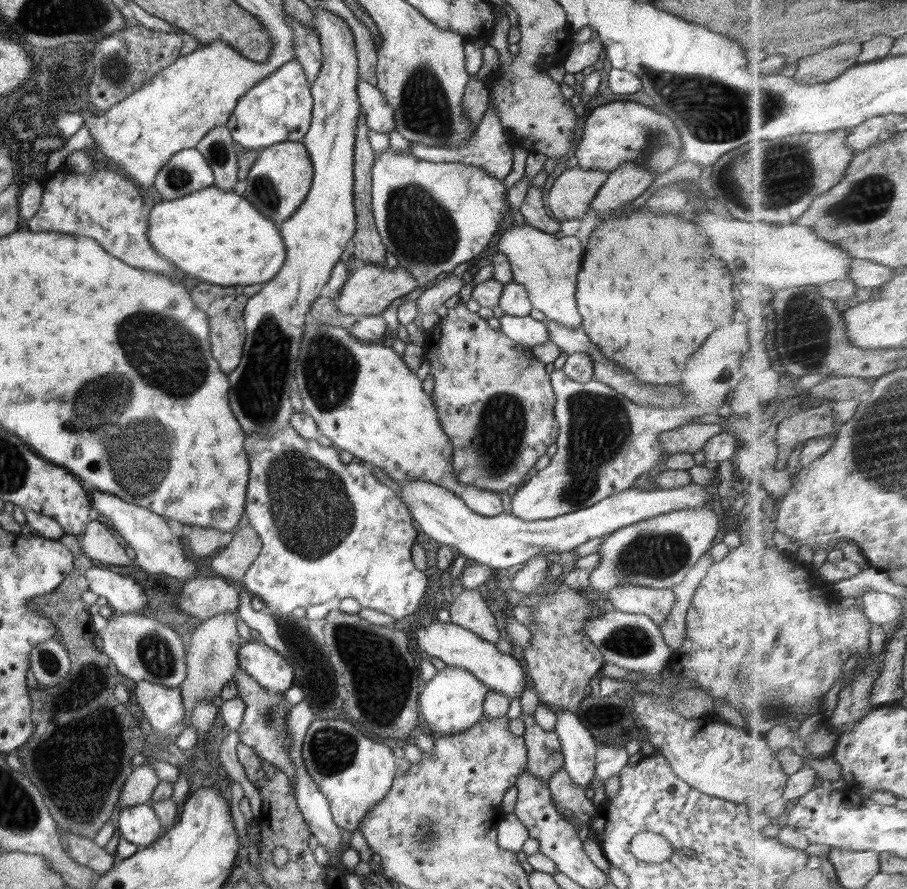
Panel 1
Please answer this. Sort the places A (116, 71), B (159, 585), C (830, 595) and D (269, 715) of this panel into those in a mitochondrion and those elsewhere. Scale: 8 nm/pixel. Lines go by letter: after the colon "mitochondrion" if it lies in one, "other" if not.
A: mitochondrion
B: other
C: other
D: mitochondrion

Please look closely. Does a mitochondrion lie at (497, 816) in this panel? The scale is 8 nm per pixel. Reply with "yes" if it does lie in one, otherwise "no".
no

